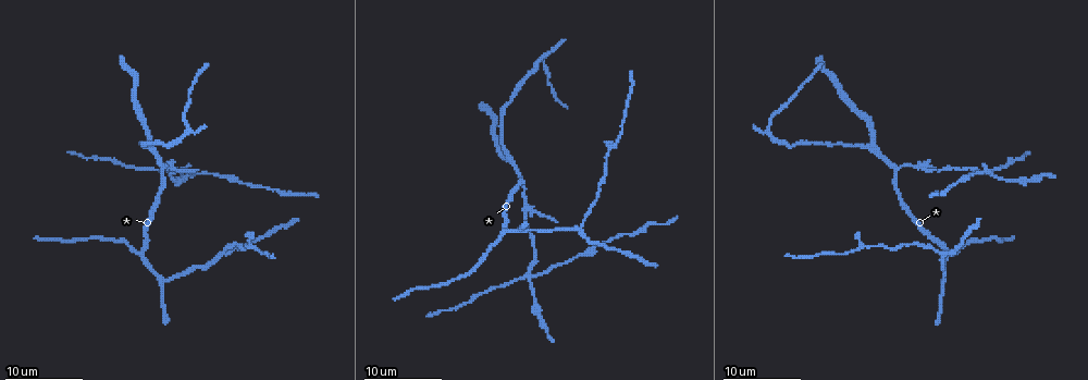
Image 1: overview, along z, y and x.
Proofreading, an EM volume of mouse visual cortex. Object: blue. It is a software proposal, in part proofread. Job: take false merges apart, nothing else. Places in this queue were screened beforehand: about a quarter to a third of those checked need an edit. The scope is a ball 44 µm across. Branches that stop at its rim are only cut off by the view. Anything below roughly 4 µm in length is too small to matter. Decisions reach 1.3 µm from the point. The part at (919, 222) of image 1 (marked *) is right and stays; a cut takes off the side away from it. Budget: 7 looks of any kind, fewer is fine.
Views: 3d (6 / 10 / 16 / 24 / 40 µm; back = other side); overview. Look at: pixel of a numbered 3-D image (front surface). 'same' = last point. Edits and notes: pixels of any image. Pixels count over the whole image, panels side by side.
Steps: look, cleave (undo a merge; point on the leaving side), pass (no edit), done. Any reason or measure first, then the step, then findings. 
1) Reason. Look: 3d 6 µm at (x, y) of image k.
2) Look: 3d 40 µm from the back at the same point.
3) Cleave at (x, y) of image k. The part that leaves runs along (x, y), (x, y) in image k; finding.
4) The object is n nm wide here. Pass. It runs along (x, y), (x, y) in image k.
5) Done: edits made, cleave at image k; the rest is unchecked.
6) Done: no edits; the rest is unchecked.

Arms part here. Look: 3d 16 µm at (164, 282) of image 1.

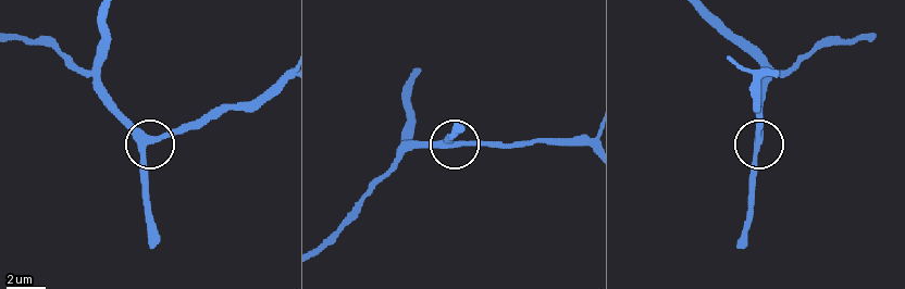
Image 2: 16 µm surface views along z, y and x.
Look: 3d 6 µm at (151, 138) of image 2.

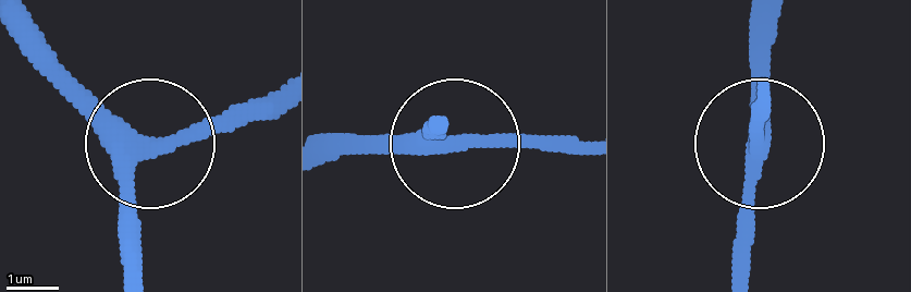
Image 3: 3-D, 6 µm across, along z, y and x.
The object is 330 nm wide here. Pass. It runs along (20, 24), (146, 141), (137, 271) in image 3; continuous, no second neuron.

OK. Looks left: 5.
Looks like a crossing. Look: 3d 16 µm at (529, 275) of image 1.

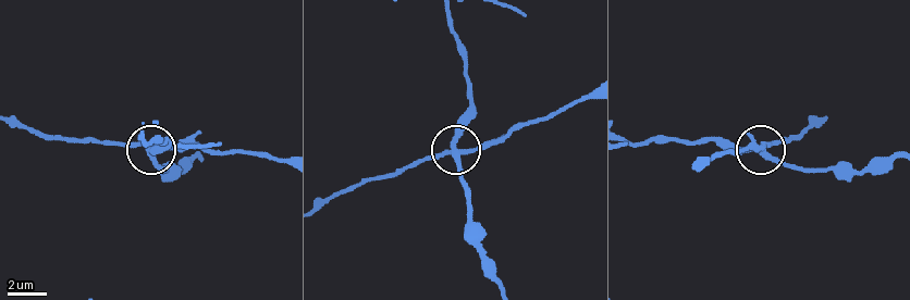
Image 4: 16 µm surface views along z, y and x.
Other side. Look: 3d 16 µm from the back at (456, 153) of image 4.

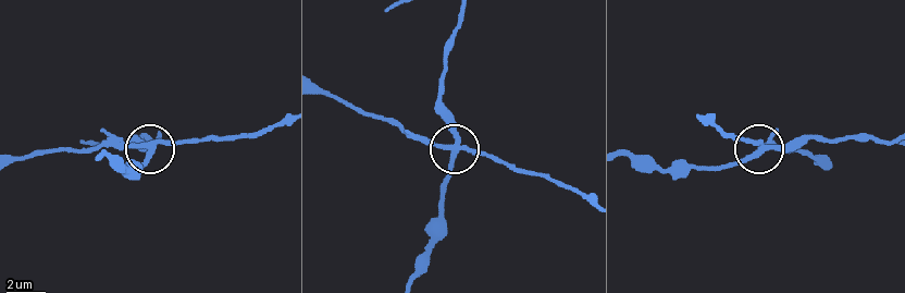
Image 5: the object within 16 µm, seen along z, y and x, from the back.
The object is 280 nm wide here. Cleave at (122, 141) of image 5. The part that leaves runs along (146, 146), (15, 156) in image 5; a second neuron is stuck on.

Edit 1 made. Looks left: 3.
Four-way junction. Look: 3d 6 µm at (527, 210) of image 1.

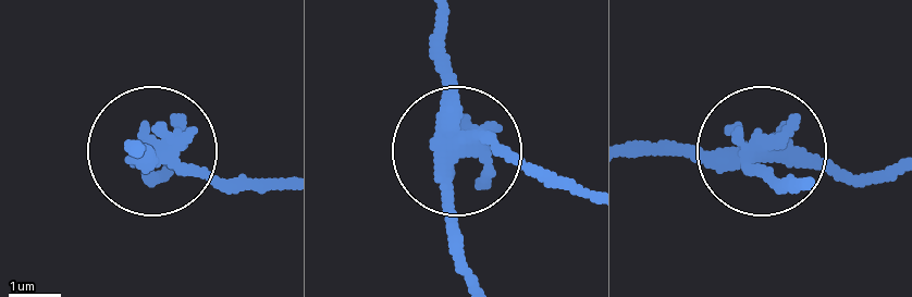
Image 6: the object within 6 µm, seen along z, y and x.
Cleave at (209, 180) of image 6. The part that leaves runs along (457, 150), (582, 185) in image 6; two neurons meet here.

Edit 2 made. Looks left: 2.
Done: edits made, cleave at image 5, cleave at image 6; the rest is unchecked.

